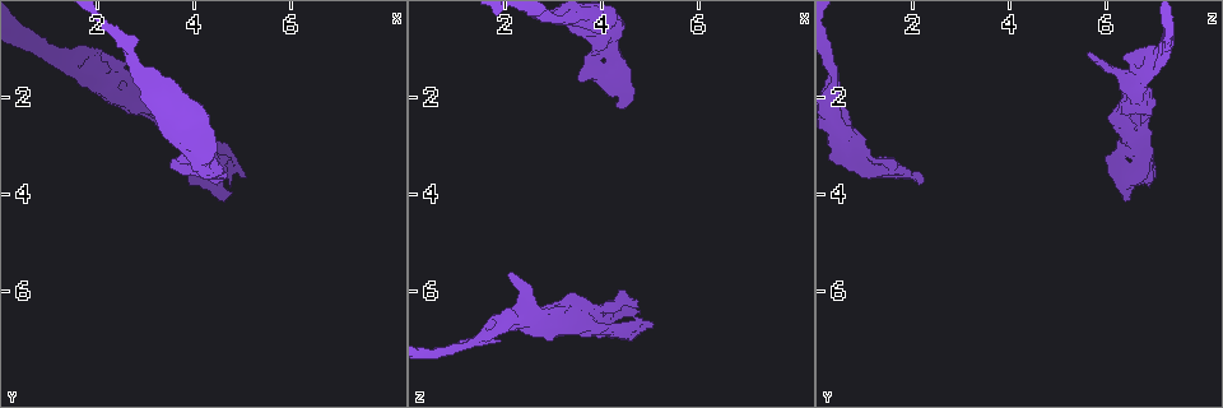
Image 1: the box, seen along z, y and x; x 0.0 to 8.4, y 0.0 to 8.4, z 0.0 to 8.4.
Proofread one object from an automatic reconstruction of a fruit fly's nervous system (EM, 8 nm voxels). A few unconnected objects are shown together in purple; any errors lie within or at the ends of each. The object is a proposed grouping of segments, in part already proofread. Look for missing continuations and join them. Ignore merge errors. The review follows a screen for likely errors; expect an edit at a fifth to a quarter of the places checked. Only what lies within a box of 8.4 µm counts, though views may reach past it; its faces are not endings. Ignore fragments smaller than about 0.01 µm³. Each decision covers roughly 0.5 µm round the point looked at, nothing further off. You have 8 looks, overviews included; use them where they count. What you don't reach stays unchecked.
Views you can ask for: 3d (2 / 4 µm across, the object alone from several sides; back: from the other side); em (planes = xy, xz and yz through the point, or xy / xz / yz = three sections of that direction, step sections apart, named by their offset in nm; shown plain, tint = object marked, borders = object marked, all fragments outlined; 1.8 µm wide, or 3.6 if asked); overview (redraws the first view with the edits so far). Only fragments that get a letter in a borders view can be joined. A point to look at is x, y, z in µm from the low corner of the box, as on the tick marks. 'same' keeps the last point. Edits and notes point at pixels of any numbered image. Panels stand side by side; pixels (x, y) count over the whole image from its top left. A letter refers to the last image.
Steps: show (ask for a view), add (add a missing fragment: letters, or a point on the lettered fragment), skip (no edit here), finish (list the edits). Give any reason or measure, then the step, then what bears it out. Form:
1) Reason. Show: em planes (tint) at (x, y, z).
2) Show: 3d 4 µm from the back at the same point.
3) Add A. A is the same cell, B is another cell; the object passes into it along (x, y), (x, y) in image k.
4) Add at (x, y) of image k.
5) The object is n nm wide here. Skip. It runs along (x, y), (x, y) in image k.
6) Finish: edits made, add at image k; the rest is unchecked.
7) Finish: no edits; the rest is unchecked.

An open end. Show: 3d 2 µm at (2.10, 1.05, 5.65).

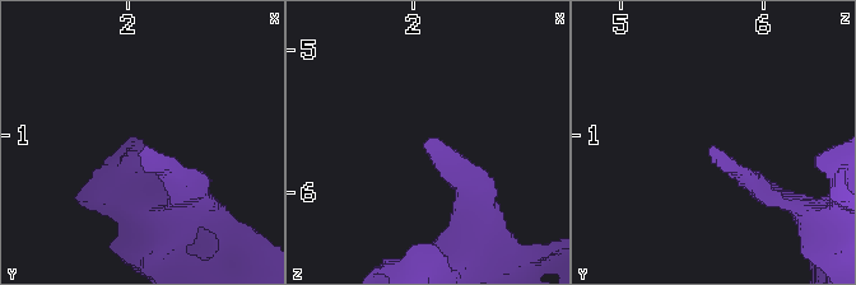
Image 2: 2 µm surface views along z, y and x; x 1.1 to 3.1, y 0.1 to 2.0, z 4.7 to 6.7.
Show: em yz step 4 (tint) at (2.12, 1.08, 5.62).

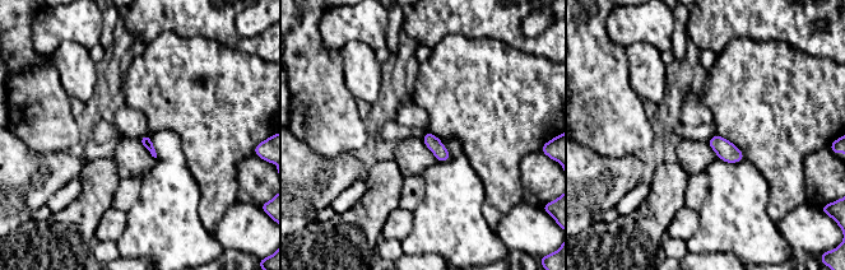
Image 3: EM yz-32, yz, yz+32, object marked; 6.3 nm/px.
Show: em planes (borders) at the same point.

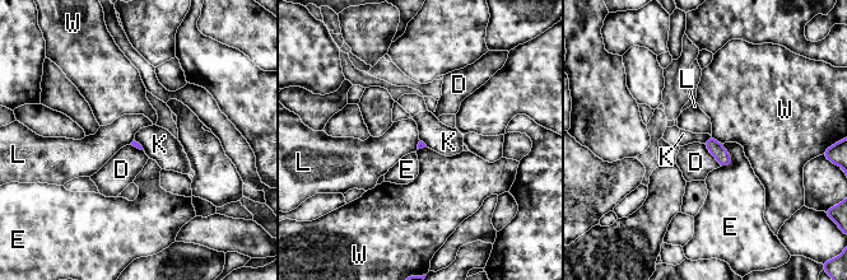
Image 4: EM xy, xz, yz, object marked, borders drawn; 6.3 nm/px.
Skip. D, E, K, L and W are other cells; a border runs along (711, 136), (704, 144) in image 4; none of them fits.

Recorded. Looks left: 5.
Looks like a crossing. Show: 3d 2 µm at (3.60, 2.75, 6.50).

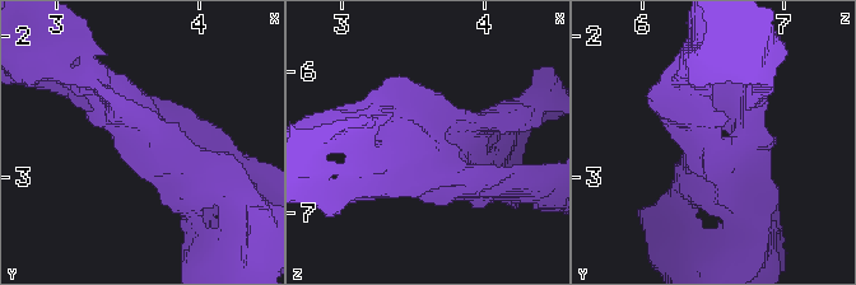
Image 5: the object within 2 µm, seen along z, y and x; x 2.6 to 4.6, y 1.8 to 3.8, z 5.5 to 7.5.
4 arms meet here. Show: em xy step 4 (tint) at (3.58, 2.72, 6.56).

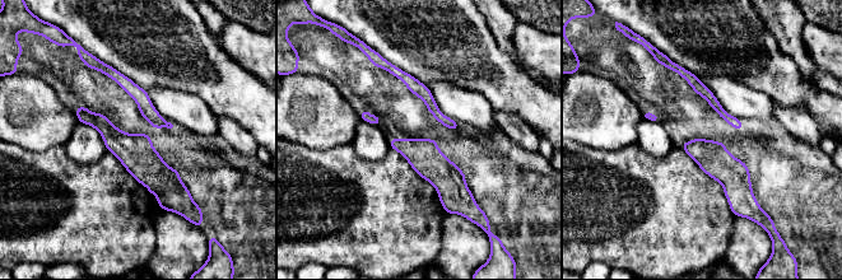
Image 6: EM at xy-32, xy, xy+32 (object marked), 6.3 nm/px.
See the neighbours. Show: em xy step 4 (borders) at the same point.

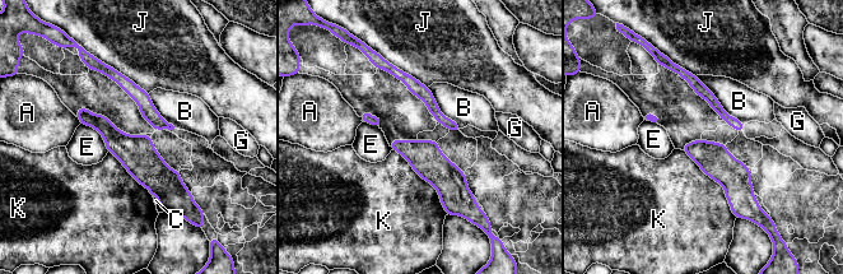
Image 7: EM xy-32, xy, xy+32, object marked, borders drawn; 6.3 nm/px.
Skip. A, B, C, E, G, J and K are other cells; it runs along (80, 111), (185, 196) in image 7; no lettered fragment goes on from it.

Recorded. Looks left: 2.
Calibre changes. Show: em 3.6 µm yz step 4 (borders) at (4.25, 3.40, 1.50).

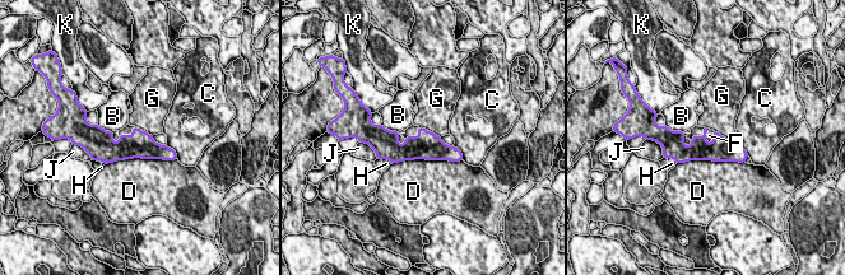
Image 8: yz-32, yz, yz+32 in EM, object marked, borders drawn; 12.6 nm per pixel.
The longest contact is with D, 900 nm. Add F. F is the same cell, B, C, D, G, H, J and K are other cells; the object passes into it along (699, 149), (701, 136), (709, 135) in image 8; it goes on there.

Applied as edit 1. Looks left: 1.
Finish: edits made, add at image 8; the rest is unchecked.

